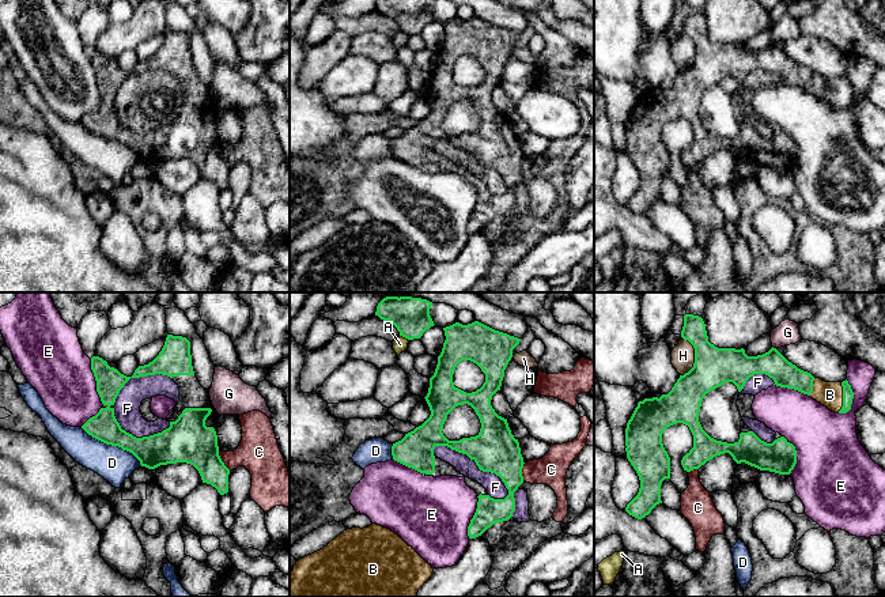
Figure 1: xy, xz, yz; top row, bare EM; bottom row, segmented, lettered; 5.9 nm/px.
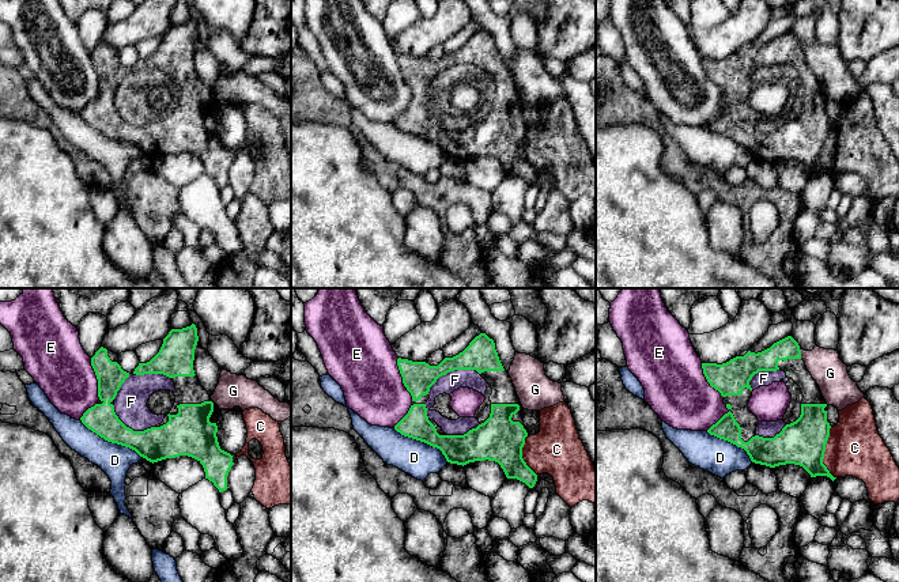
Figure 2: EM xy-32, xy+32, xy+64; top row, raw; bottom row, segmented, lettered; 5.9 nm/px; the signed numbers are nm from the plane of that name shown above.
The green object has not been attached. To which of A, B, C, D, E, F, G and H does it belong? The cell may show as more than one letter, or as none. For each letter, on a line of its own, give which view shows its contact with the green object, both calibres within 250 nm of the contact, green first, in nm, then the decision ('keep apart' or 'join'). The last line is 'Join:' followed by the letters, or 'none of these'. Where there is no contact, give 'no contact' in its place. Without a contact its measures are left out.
A: contact in xz; calibres 190 and 90 nm; keep apart
B: contact in yz; calibres 60 and 150 nm; join
C: contact in xy; calibres 280 and 240 nm; keep apart
D: contact in xy; calibres 190 and 200 nm; keep apart
E: contact in xy; calibres 160 and 360 nm; keep apart
F: contact in xz; calibres 260 and 110 nm; keep apart
G: contact in yz; calibres 190 and 140 nm; keep apart
H: contact in yz; calibres 240 and 140 nm; keep apart
Join: B

